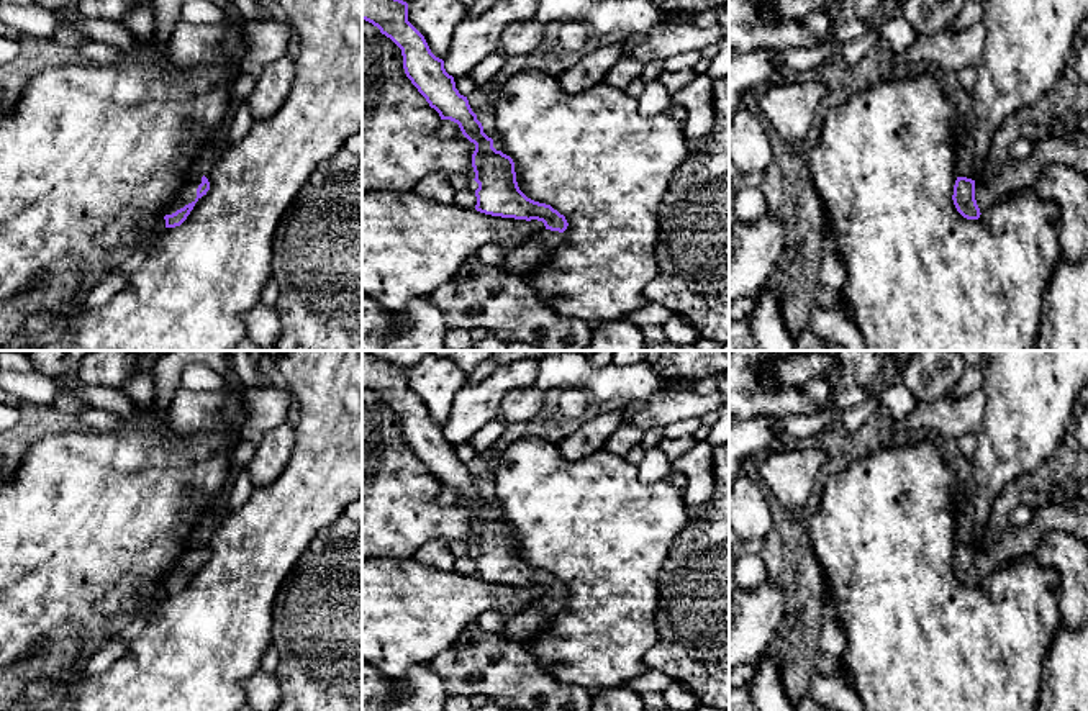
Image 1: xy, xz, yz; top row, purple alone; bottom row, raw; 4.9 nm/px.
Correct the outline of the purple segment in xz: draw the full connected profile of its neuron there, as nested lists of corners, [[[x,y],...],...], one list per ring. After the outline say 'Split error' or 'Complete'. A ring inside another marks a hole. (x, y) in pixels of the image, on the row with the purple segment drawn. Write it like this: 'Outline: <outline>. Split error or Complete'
Outline: [[[362,0],[362,20],[372,23],[390,38],[403,56],[403,69],[411,84],[434,108],[441,120],[459,125],[462,134],[475,144],[472,167],[475,172],[475,210],[492,216],[537,220],[546,229],[531,239],[515,244],[506,252],[503,269],[526,277],[560,242],[569,223],[551,205],[528,198],[518,187],[515,162],[493,147],[493,139],[483,133],[467,97],[456,88],[454,77],[444,69],[424,36],[408,21],[408,3],[403,0]]]. Split error

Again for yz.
Outline: [[[1077,131],[1072,138],[1039,138],[1029,157],[1022,161],[1009,157],[991,180],[957,177],[954,205],[963,218],[978,220],[996,202],[1022,188],[1034,188],[1037,175],[1052,164],[1073,167],[1088,177],[1088,131]]]. Split error

